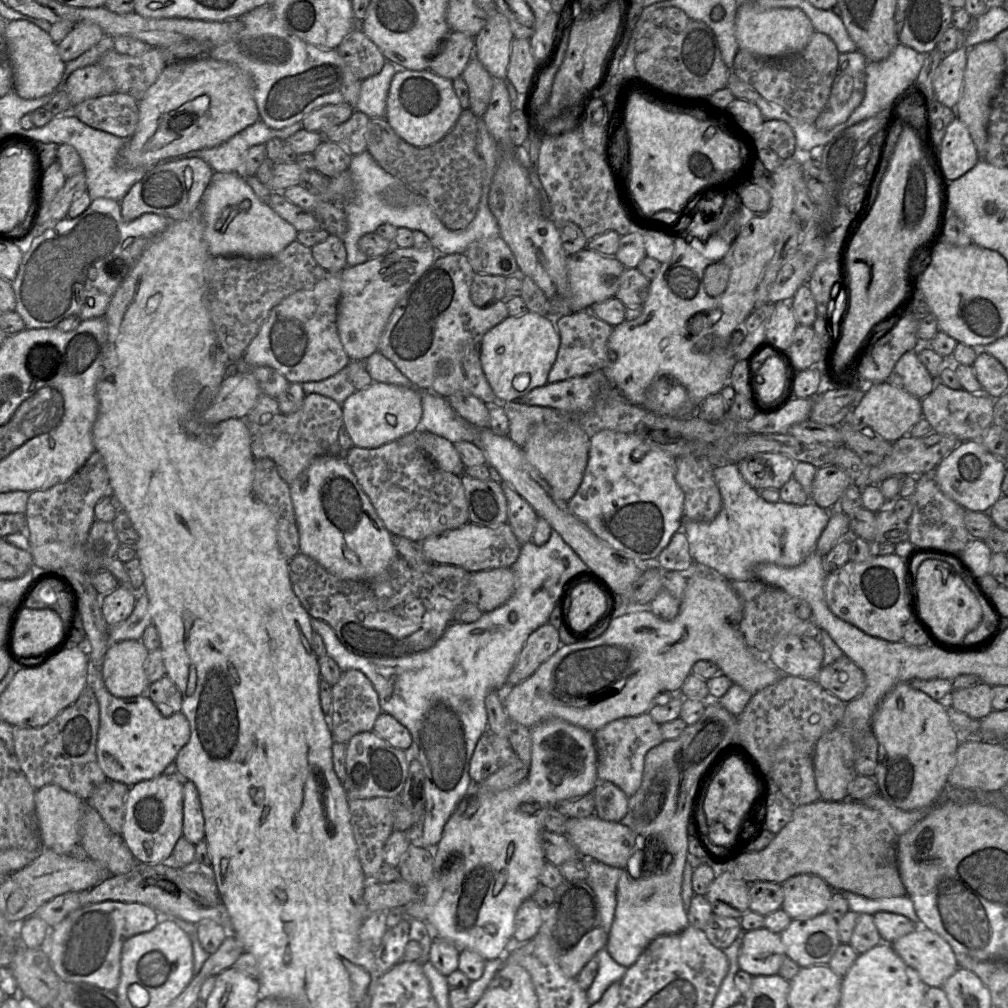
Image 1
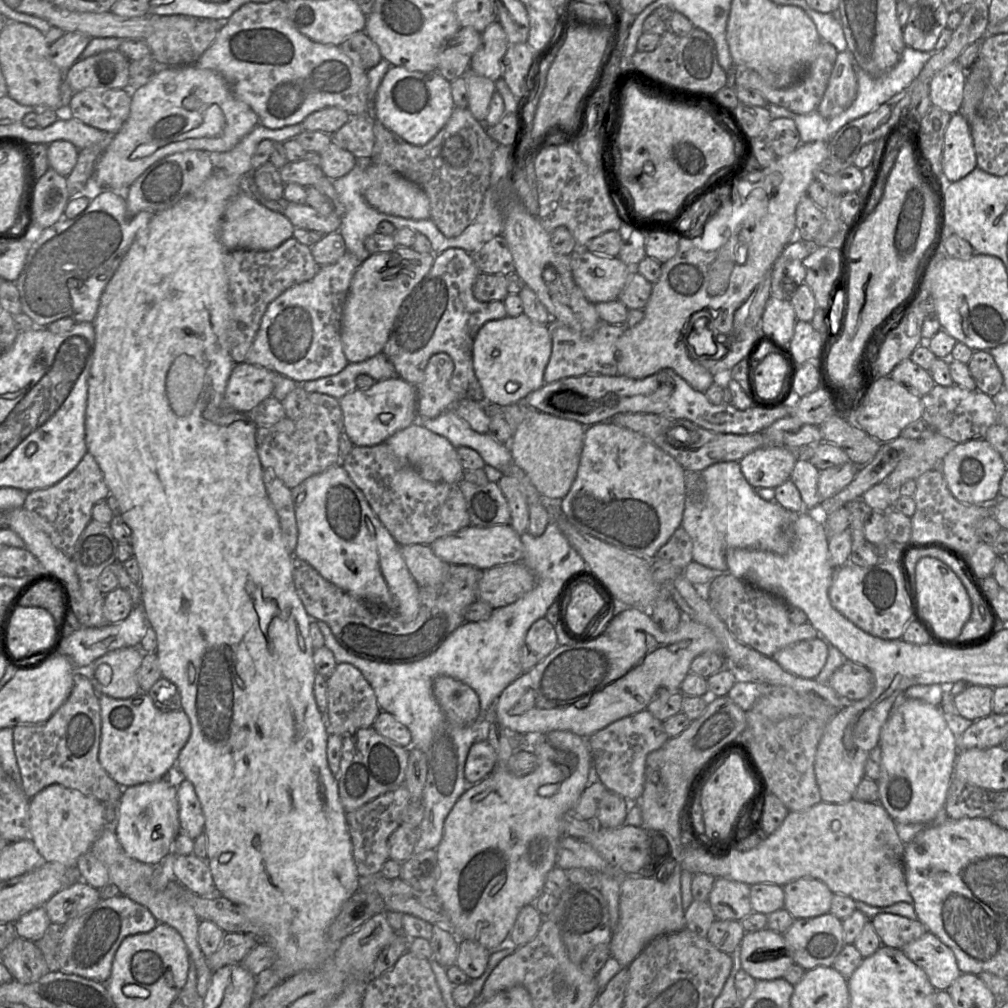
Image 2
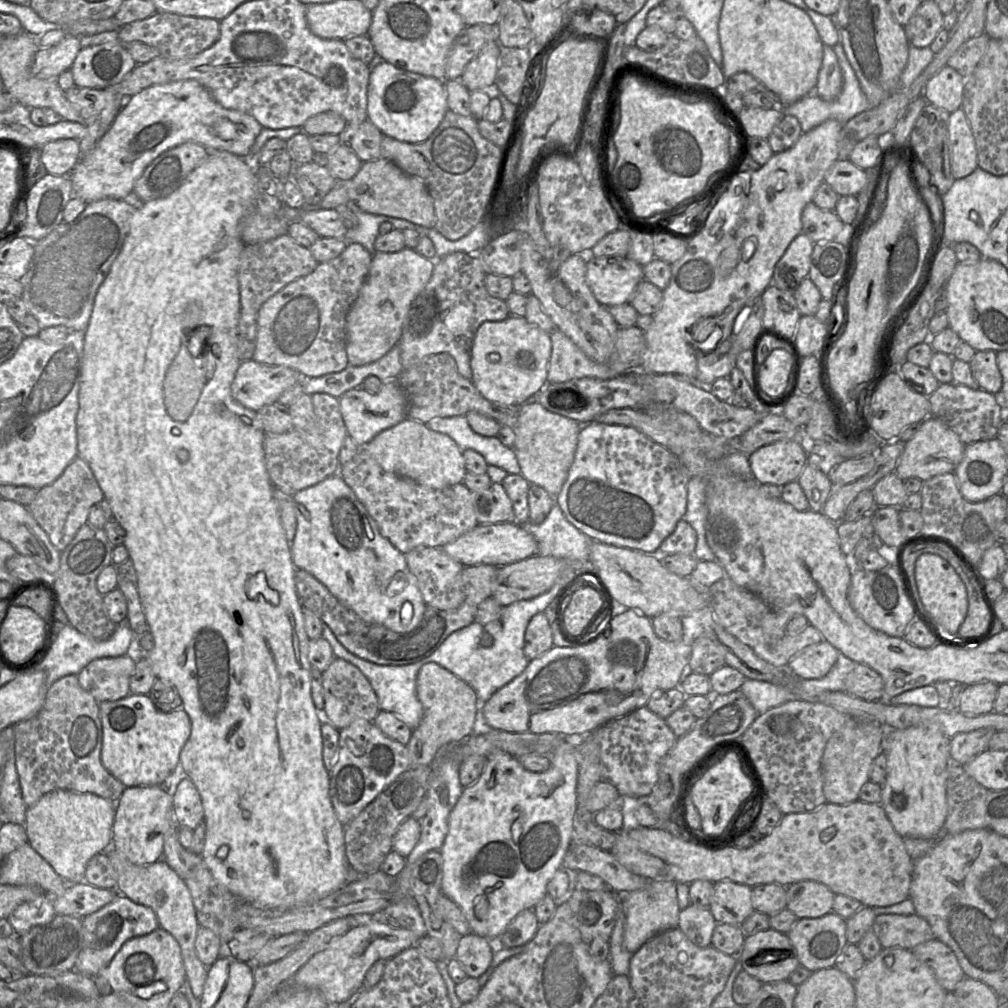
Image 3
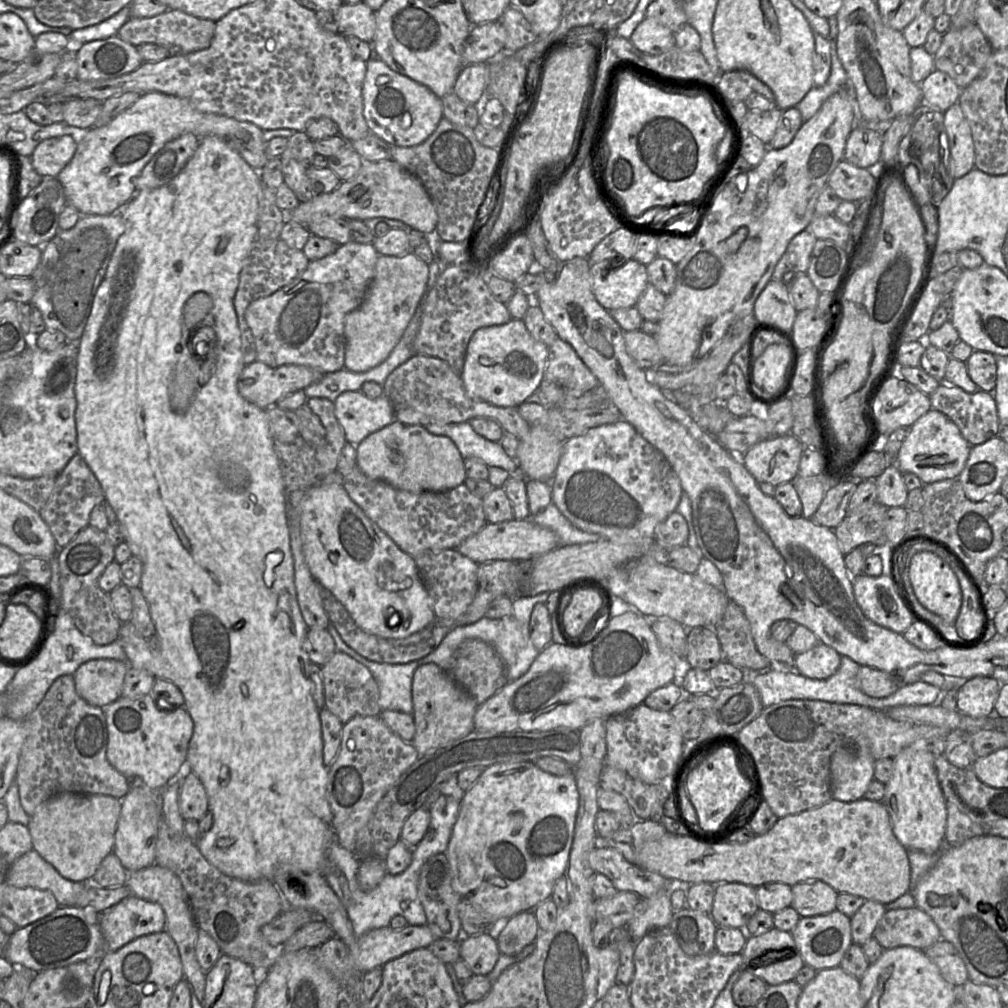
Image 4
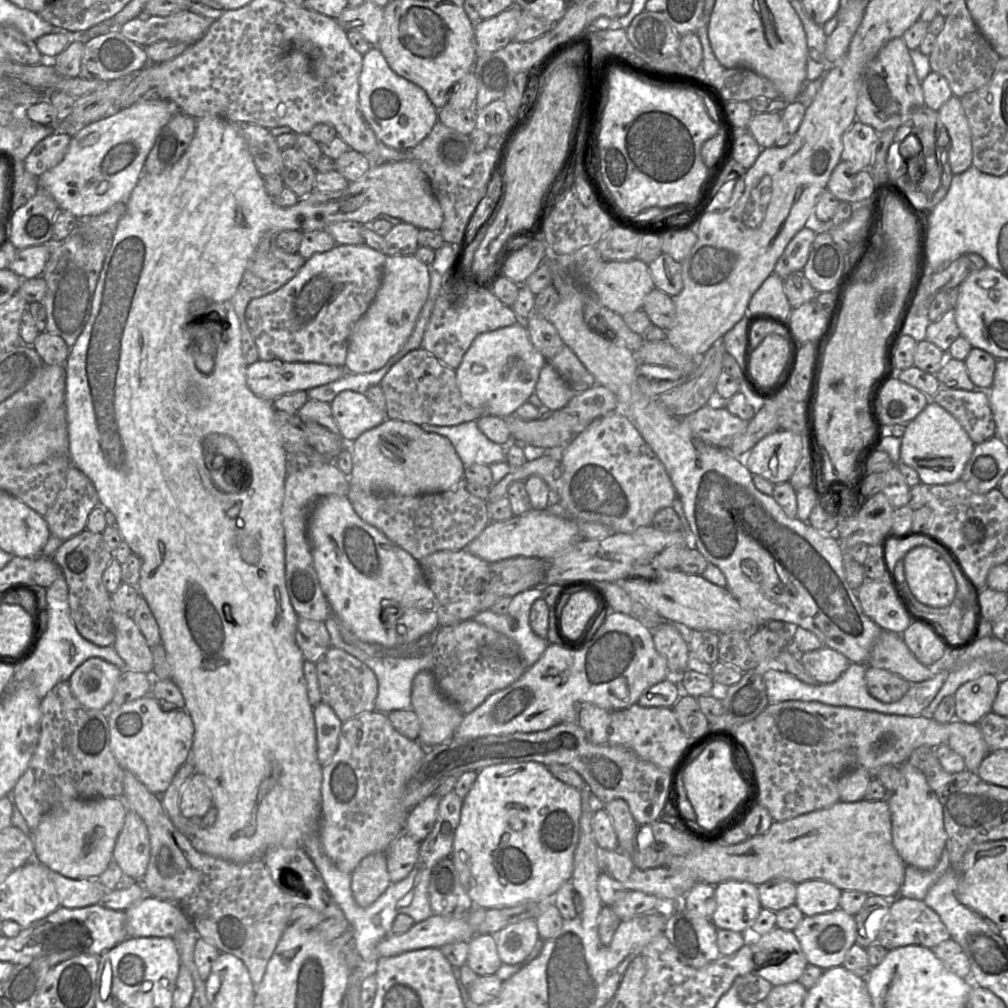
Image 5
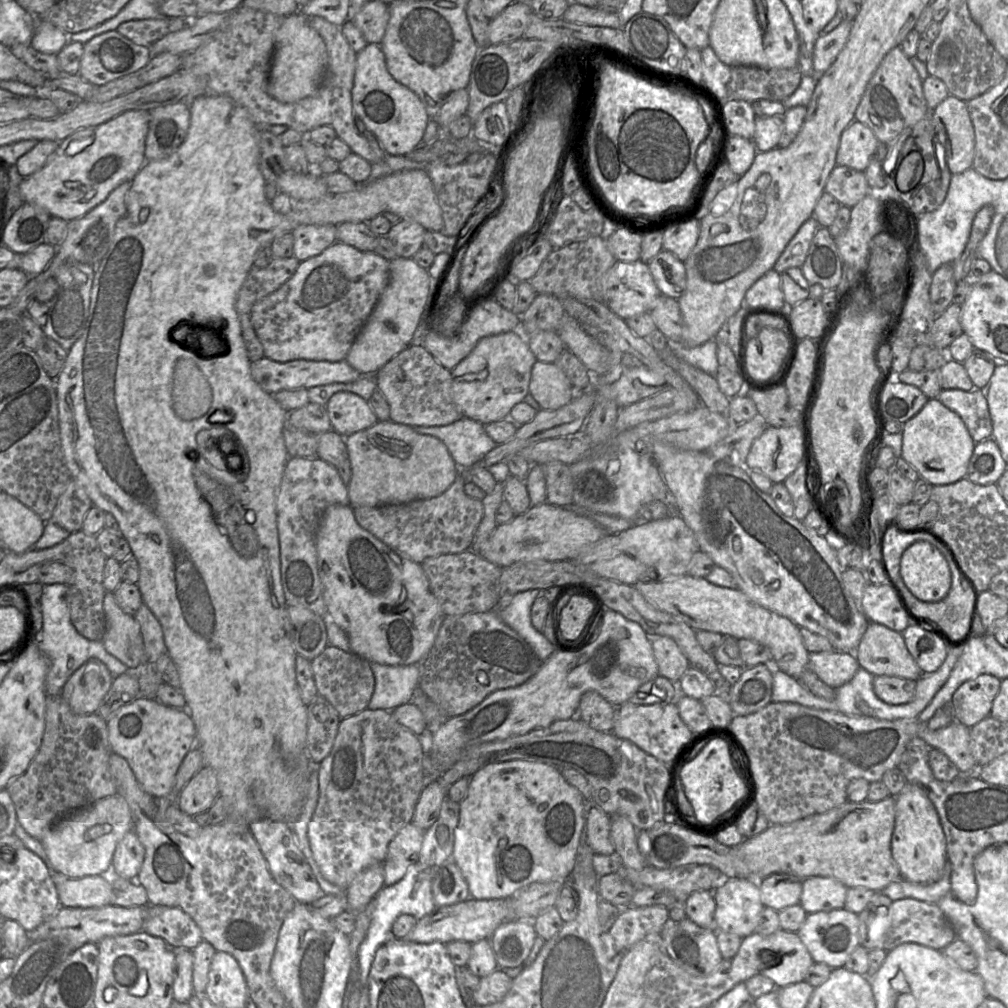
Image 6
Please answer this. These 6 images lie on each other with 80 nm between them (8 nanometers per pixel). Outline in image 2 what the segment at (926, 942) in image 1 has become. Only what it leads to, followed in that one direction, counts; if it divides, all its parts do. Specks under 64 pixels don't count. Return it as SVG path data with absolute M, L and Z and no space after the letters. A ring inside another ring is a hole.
M929 931L901 950L926 973L936 991L947 990L961 974L953 951Z

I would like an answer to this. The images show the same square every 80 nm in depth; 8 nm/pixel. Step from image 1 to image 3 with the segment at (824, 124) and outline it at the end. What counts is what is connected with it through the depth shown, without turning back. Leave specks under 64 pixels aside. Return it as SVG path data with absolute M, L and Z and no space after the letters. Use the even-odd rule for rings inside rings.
M823 46L823 58L818 72L815 93L825 101L835 99L842 91L843 76L833 48Z

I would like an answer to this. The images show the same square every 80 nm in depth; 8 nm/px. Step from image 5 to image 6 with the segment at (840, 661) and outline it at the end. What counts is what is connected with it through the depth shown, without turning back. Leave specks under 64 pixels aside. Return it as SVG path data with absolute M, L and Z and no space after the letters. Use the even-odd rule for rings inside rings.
M836 650L809 653L808 669L832 688L838 688L849 682L859 667L854 653Z

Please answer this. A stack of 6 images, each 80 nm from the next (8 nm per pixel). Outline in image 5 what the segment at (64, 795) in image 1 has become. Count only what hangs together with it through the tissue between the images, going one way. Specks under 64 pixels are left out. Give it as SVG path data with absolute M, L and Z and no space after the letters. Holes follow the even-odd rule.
M119 798L68 800L48 812L33 831L34 857L59 873L74 879L98 879L113 861L113 851L127 815Z

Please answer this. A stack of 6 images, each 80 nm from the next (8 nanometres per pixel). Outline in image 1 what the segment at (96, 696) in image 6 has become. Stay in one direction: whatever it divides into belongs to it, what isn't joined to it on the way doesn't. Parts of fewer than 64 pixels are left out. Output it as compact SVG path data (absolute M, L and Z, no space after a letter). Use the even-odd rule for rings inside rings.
M141 640L110 644L102 662L105 687L117 698L142 696L151 684L145 673L149 651Z

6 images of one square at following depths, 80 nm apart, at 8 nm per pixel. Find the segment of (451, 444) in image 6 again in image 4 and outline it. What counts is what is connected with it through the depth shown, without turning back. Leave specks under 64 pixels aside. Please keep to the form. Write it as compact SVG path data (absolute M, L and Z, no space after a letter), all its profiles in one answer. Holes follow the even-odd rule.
M470 422L446 425L427 425L425 429L434 435L450 438L463 459L478 458L488 467L499 467L509 474L515 474L518 463L504 451L500 442L492 442L477 434Z

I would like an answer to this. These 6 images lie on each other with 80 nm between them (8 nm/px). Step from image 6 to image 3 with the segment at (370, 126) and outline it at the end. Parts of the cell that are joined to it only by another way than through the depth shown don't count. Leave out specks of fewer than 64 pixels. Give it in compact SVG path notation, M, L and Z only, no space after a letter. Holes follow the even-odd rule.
M382 62L370 71L367 90L368 119L384 135L408 143L424 142L437 129L449 110L445 82Z

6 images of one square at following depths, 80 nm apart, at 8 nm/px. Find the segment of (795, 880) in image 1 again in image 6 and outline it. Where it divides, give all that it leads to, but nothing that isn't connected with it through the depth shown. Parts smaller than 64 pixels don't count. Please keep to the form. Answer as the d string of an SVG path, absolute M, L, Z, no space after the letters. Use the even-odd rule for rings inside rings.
M823 876L803 879L800 905L807 913L845 908L848 888L840 881Z

